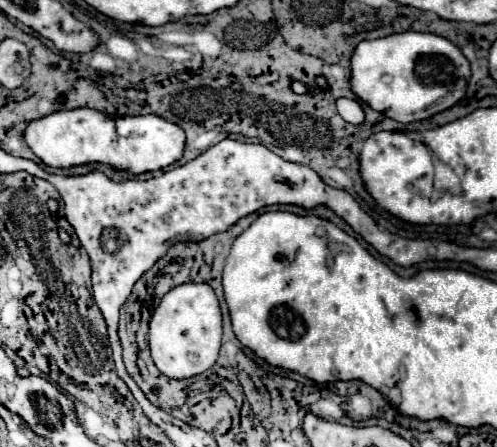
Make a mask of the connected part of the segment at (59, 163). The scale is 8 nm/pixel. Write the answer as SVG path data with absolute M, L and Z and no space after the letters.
M71 109L31 121L25 129L25 141L31 151L49 167L69 169L87 163L105 163L117 171L139 175L165 169L181 159L185 133L179 125L173 125L157 115L107 117L95 109Z

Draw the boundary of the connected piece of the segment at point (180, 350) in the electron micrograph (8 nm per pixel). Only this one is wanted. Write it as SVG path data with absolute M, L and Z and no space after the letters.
M185 283L171 289L155 309L149 329L149 347L155 367L169 379L189 379L209 369L219 355L221 309L213 289L205 283Z

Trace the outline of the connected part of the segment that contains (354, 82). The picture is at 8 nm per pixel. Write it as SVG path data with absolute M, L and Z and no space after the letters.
M405 31L405 33L387 35L381 39L361 41L351 55L351 79L349 79L349 83L351 83L351 91L363 103L367 103L371 109L385 113L385 117L393 117L399 123L411 123L411 121L429 119L435 113L441 113L456 105L457 101L465 95L469 75L471 75L469 61L465 59L465 55L461 53L461 49L457 45L453 45L451 41L447 41L441 35Z

